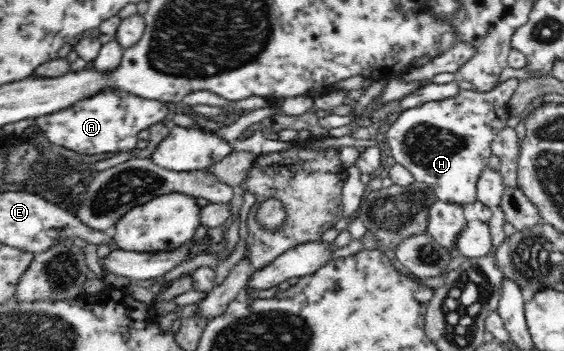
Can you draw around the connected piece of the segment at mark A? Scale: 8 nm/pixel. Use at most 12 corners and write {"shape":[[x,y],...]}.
{"shape":[[106,87],[34,120],[83,154],[134,150],[169,104]]}

